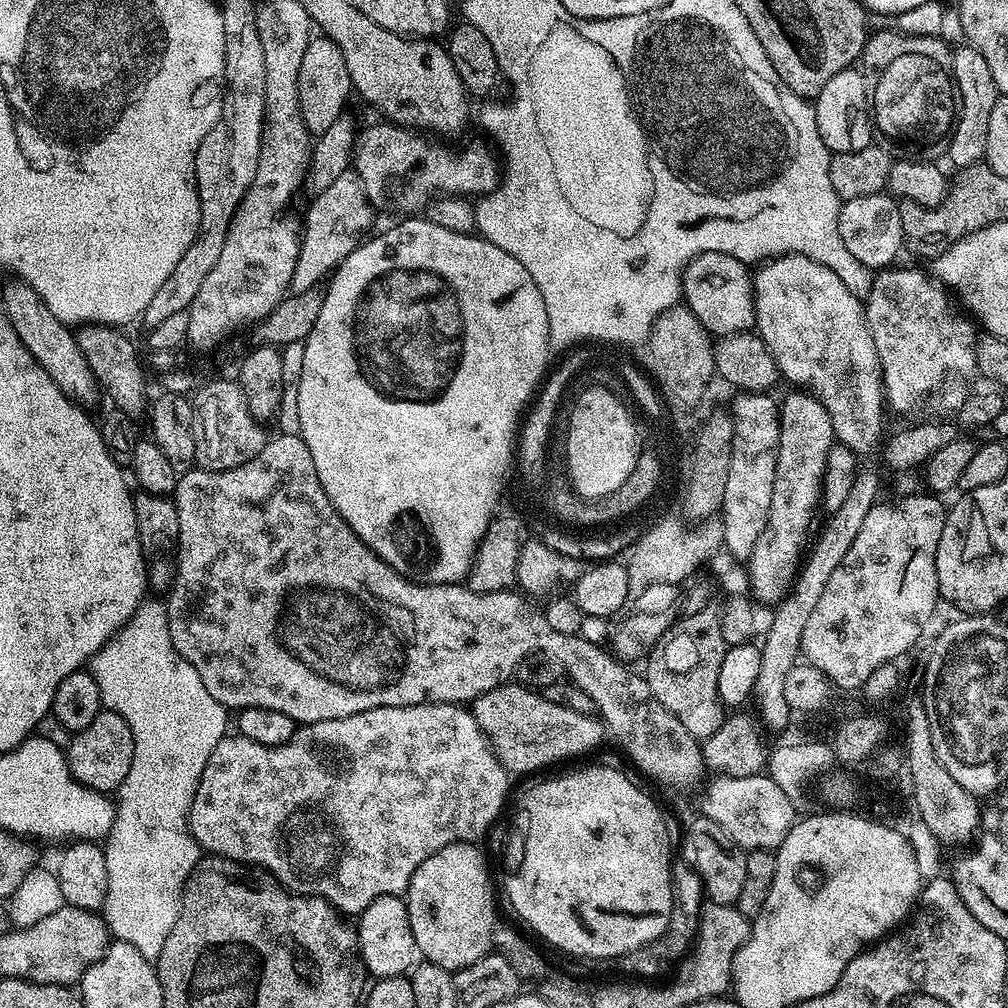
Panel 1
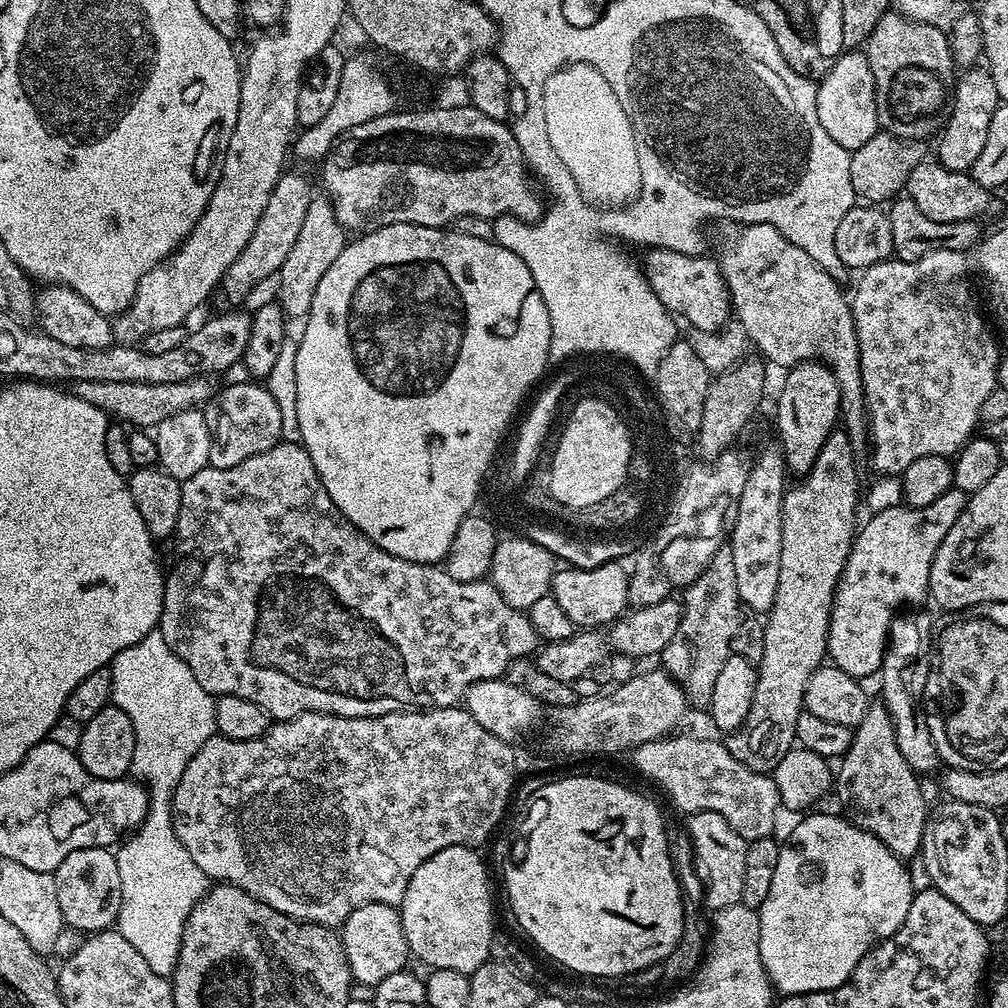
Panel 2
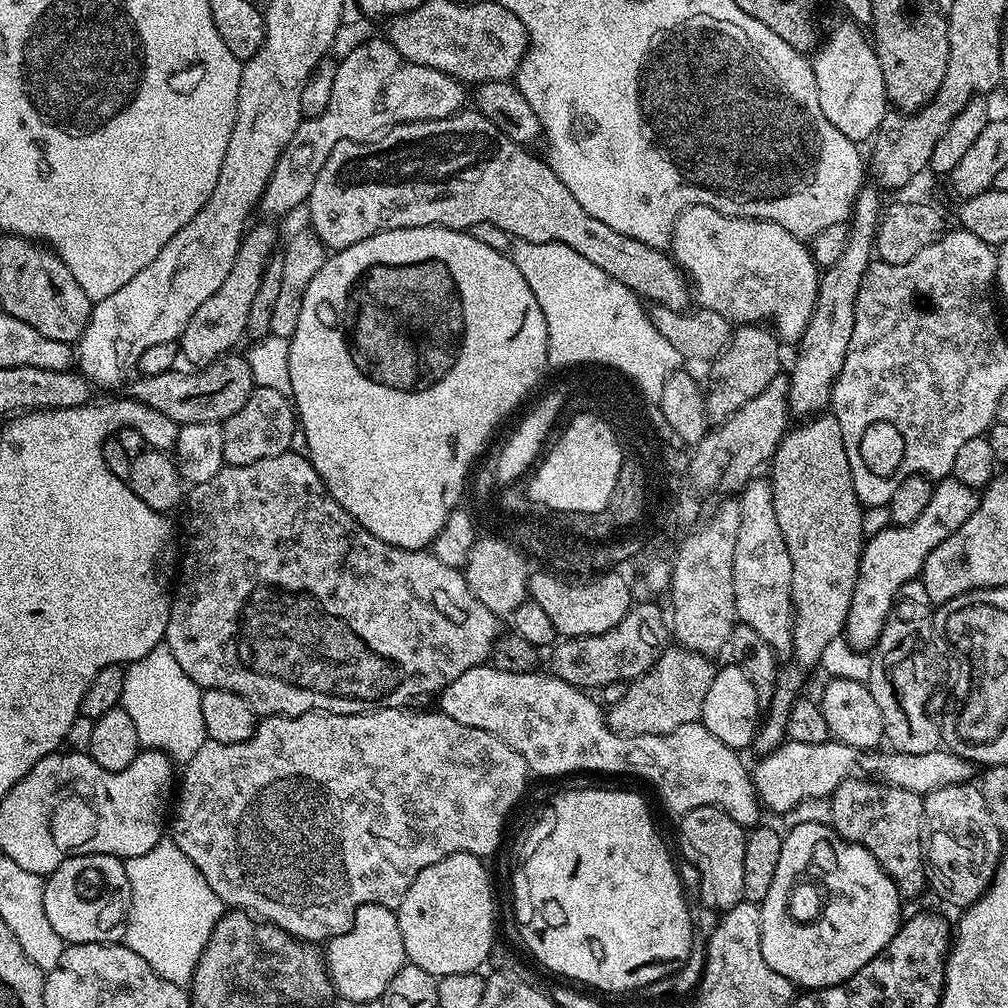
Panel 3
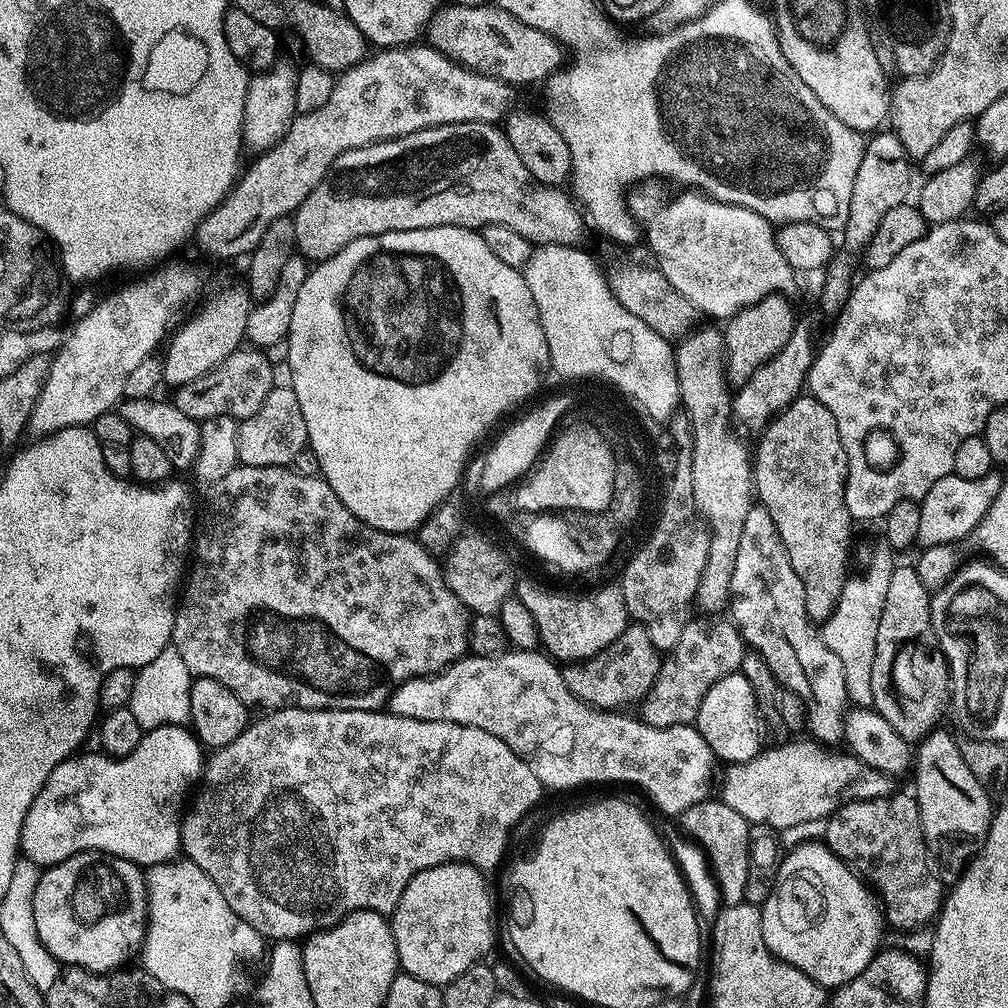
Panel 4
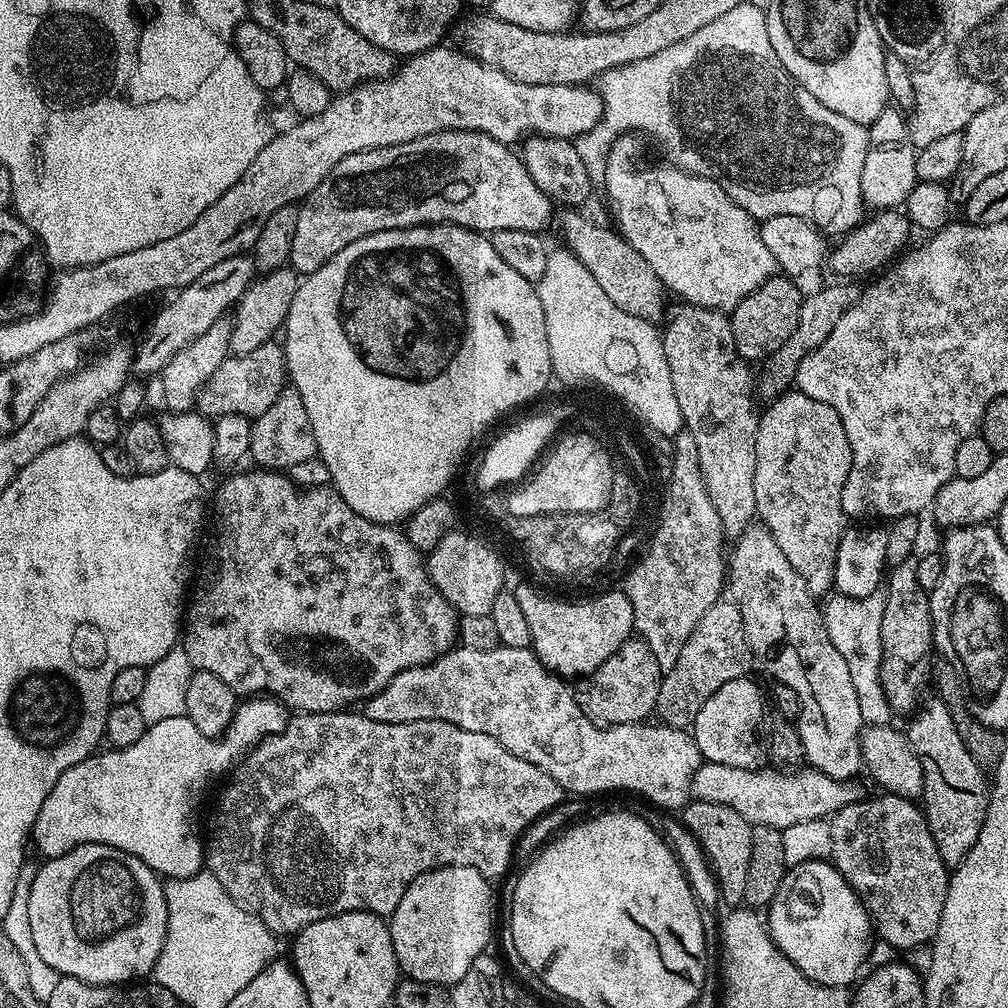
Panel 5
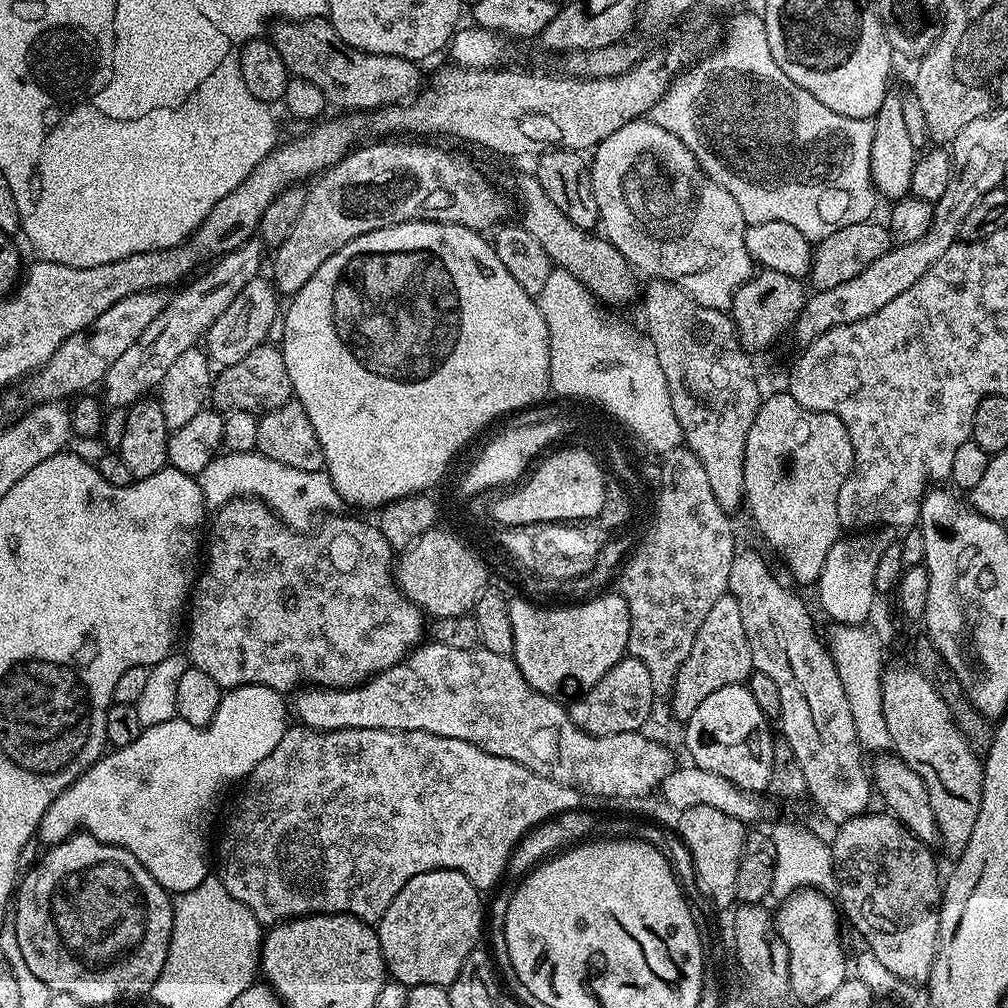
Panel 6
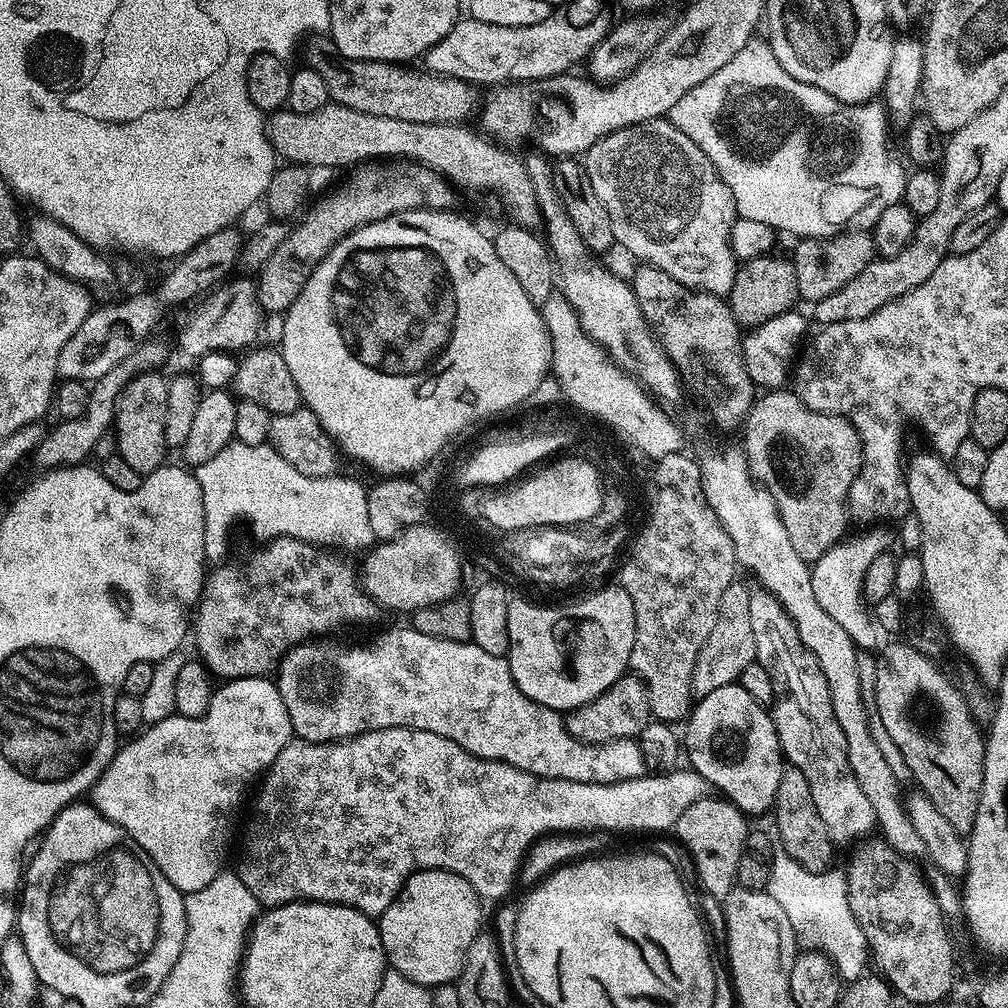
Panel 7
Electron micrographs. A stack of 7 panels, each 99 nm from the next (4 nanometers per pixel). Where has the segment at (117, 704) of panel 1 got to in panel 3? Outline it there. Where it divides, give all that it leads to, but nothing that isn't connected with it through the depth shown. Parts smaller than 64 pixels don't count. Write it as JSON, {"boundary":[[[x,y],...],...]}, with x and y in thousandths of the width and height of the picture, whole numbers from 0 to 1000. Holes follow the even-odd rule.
{"boundary":[[[162,637],[153,645],[149,645],[149,649],[126,660],[123,663],[123,680],[119,697],[125,704],[125,708],[129,708],[133,716],[133,724],[137,724],[140,743],[162,746],[168,754],[179,760],[186,758],[188,752],[192,752],[192,748],[196,748],[204,733],[204,720],[200,716],[199,686],[200,684],[188,673],[188,669],[185,669],[185,665],[177,661],[177,653],[173,653],[173,649]],[[161,831],[145,847],[126,850],[123,862],[125,871],[129,871],[131,900],[123,918],[122,936],[133,946],[141,946],[165,974],[189,977],[196,950],[224,898],[208,883],[204,871],[196,867],[196,859],[177,843],[170,831]]]}

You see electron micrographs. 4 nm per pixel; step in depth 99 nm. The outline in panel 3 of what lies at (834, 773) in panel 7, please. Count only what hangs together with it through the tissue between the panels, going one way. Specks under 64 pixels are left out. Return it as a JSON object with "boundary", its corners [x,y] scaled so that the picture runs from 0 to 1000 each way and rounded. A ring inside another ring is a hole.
{"boundary":[[[747,474],[734,485],[732,538],[728,538],[728,597],[733,618],[748,621],[772,649],[786,645],[786,559],[772,526],[765,475]]]}

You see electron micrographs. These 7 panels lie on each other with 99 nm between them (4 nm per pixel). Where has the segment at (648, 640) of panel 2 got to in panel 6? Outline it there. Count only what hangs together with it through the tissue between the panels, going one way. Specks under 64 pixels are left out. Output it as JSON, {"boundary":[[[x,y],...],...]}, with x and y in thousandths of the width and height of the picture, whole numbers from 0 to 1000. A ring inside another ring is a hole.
{"boundary":[[[621,649],[605,665],[601,665],[598,673],[587,683],[582,684],[574,691],[571,699],[566,699],[568,716],[578,726],[586,730],[601,728],[621,728],[634,726],[639,717],[647,710],[647,697],[653,693],[653,688],[641,663],[641,657],[632,651]]]}

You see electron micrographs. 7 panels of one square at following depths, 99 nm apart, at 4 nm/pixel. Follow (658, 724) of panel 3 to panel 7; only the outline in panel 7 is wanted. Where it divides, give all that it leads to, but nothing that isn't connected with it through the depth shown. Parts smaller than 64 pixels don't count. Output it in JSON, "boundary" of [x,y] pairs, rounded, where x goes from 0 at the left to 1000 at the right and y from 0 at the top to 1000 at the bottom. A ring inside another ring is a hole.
{"boundary":[[[734,578],[720,581],[712,601],[712,617],[708,617],[708,625],[704,625],[704,633],[700,633],[692,649],[687,674],[687,685],[691,691],[704,688],[704,685],[712,685],[712,681],[731,678],[737,666],[751,658],[748,624],[744,621],[744,583]]]}

